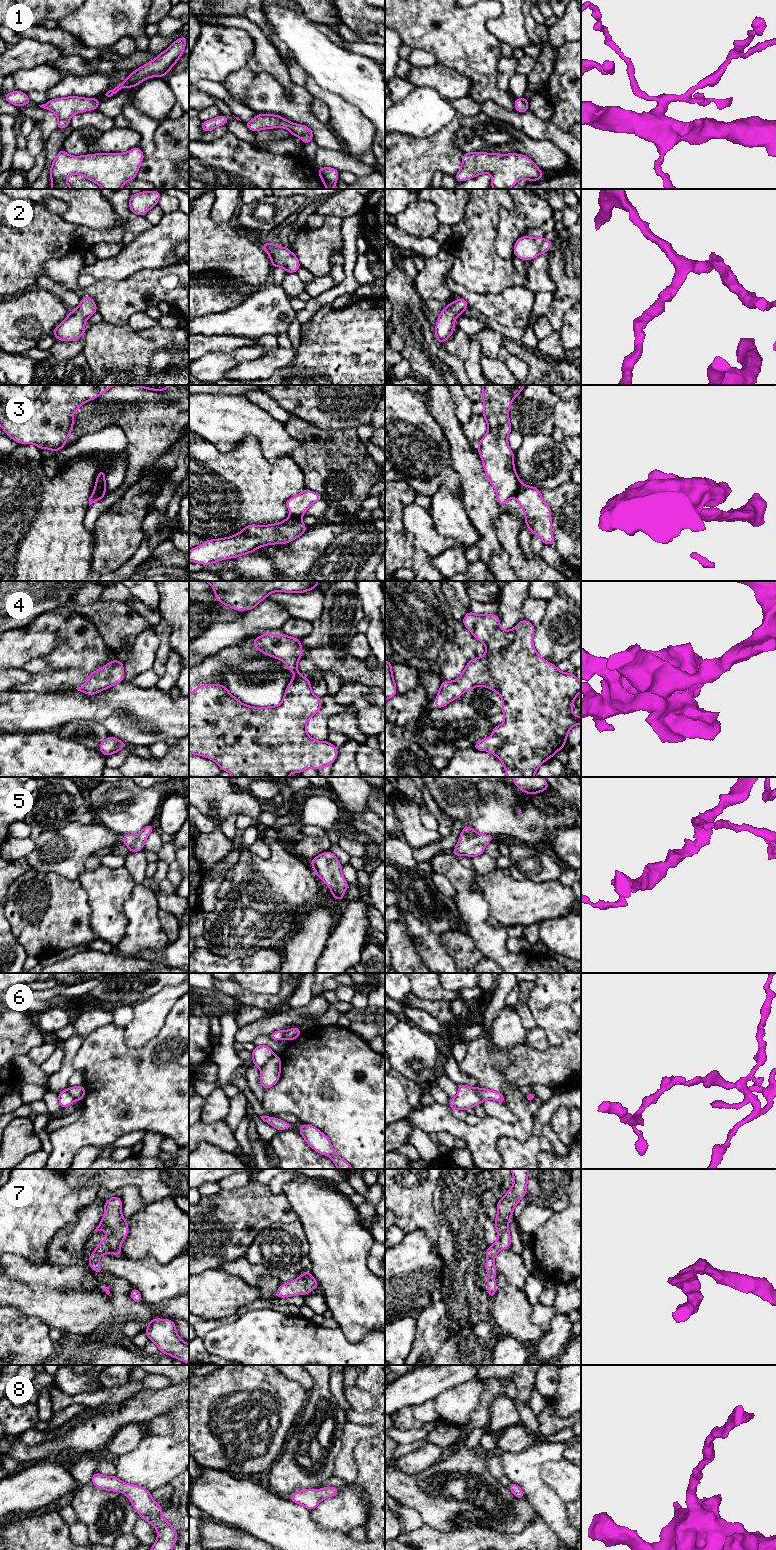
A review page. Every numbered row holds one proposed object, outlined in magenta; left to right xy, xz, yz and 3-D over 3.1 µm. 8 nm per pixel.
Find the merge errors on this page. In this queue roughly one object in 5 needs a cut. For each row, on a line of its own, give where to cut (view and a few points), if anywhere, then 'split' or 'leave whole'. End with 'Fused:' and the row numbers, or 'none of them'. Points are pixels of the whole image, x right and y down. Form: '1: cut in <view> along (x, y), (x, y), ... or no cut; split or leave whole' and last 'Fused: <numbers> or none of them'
1: no cut; leave whole
2: no cut; leave whole
3: cut in yz along (522, 484), (514, 496); split
4: no cut; leave whole
5: no cut; leave whole
6: cut in xz along (275, 1055), (261, 1070); split
7: no cut; leave whole
8: no cut; leave whole
Fused: 3, 6

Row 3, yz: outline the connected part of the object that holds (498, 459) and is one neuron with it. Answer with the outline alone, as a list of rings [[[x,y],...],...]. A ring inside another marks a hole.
[[[482,385],[481,401],[484,404],[483,417],[486,420],[488,432],[479,441],[478,453],[483,462],[483,469],[490,484],[495,488],[497,502],[504,507],[507,501],[515,496],[522,485],[514,465],[514,452],[508,445],[508,435],[513,430],[509,420],[509,409],[516,396],[526,385]]]

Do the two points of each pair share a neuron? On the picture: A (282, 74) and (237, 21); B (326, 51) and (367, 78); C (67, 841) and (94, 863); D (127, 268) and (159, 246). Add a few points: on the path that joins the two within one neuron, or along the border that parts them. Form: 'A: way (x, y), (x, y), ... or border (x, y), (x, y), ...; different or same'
A: way (269, 60), (260, 39), (251, 30); same
B: way (336, 61), (351, 76), (357, 78); same
C: border (92, 853), (85, 867); different
D: way (135, 263), (143, 259), (151, 251); same

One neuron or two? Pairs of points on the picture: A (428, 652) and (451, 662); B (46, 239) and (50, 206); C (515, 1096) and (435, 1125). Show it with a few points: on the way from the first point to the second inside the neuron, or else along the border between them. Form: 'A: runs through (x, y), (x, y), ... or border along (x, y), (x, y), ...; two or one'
A: border along (448, 635), (435, 660); two
B: border along (37, 203), (45, 210), (60, 217); two
C: runs through (518, 1123), (512, 1129), (462, 1130); one

